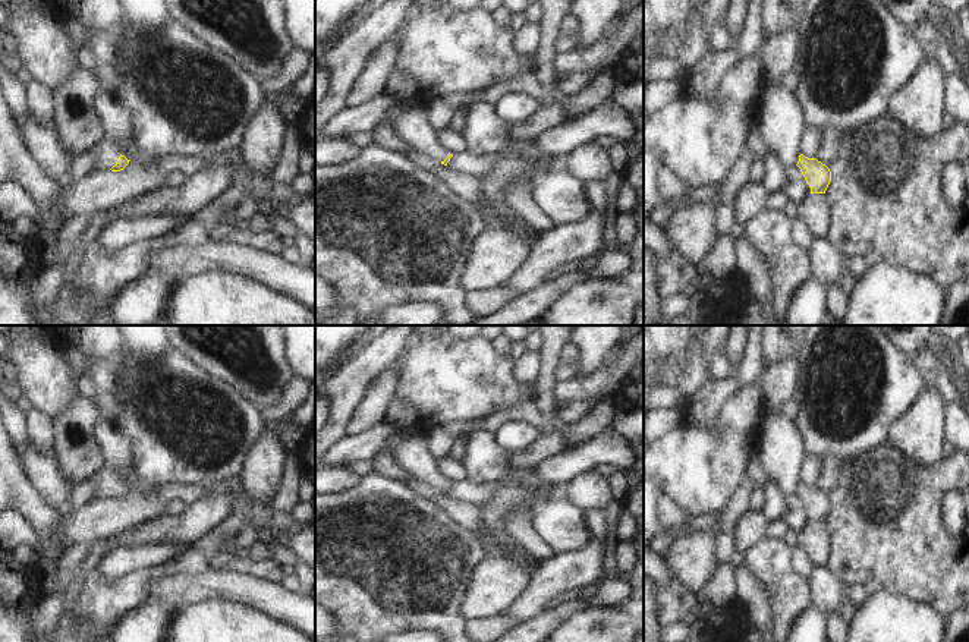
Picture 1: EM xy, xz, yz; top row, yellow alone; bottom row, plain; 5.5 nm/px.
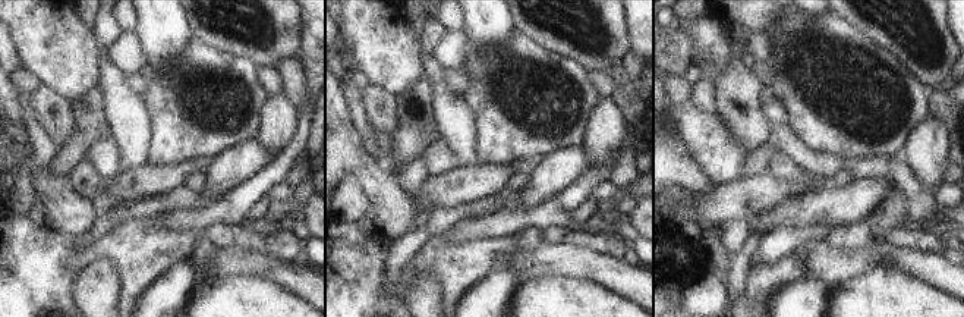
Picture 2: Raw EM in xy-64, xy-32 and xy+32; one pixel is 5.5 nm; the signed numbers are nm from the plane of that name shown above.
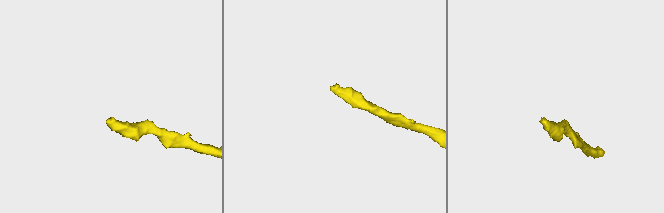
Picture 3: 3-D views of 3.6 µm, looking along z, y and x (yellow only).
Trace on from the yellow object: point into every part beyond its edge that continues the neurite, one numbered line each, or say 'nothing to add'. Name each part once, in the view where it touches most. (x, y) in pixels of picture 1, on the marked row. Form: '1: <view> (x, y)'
1: xy (106, 153)

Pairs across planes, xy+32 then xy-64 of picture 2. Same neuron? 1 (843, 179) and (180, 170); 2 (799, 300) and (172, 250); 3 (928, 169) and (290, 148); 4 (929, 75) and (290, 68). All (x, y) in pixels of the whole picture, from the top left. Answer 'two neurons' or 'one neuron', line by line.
1: two neurons
2: two neurons
3: two neurons
4: two neurons

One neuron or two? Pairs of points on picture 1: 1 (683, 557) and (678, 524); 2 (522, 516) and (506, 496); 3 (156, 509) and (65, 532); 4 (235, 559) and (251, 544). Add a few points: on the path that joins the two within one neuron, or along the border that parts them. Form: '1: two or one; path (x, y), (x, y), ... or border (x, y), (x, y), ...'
1: two; border (710, 529), (678, 538)
2: two; border (521, 506), (503, 519), (506, 534), (516, 544)
3: one; path (134, 509), (87, 524)
4: two; border (236, 551), (261, 553)

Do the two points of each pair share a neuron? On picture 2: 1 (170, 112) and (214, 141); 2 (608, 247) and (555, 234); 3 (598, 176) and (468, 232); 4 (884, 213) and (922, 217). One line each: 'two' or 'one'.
1: one
2: one
3: one
4: two

